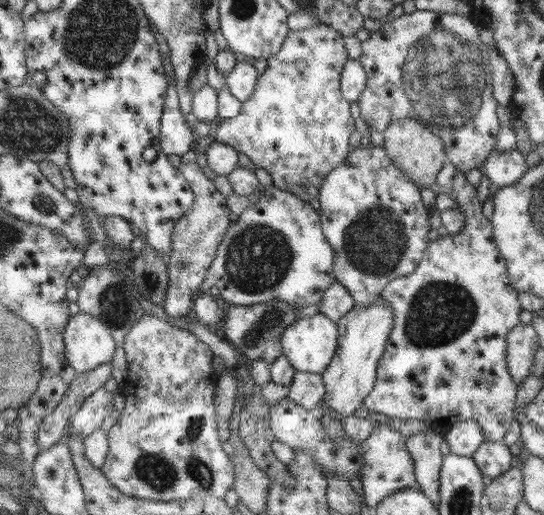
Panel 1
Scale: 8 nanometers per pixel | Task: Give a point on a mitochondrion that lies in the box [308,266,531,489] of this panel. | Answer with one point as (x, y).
(439, 312)

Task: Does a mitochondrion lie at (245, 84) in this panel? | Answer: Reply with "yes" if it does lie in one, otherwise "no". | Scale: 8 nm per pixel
no

